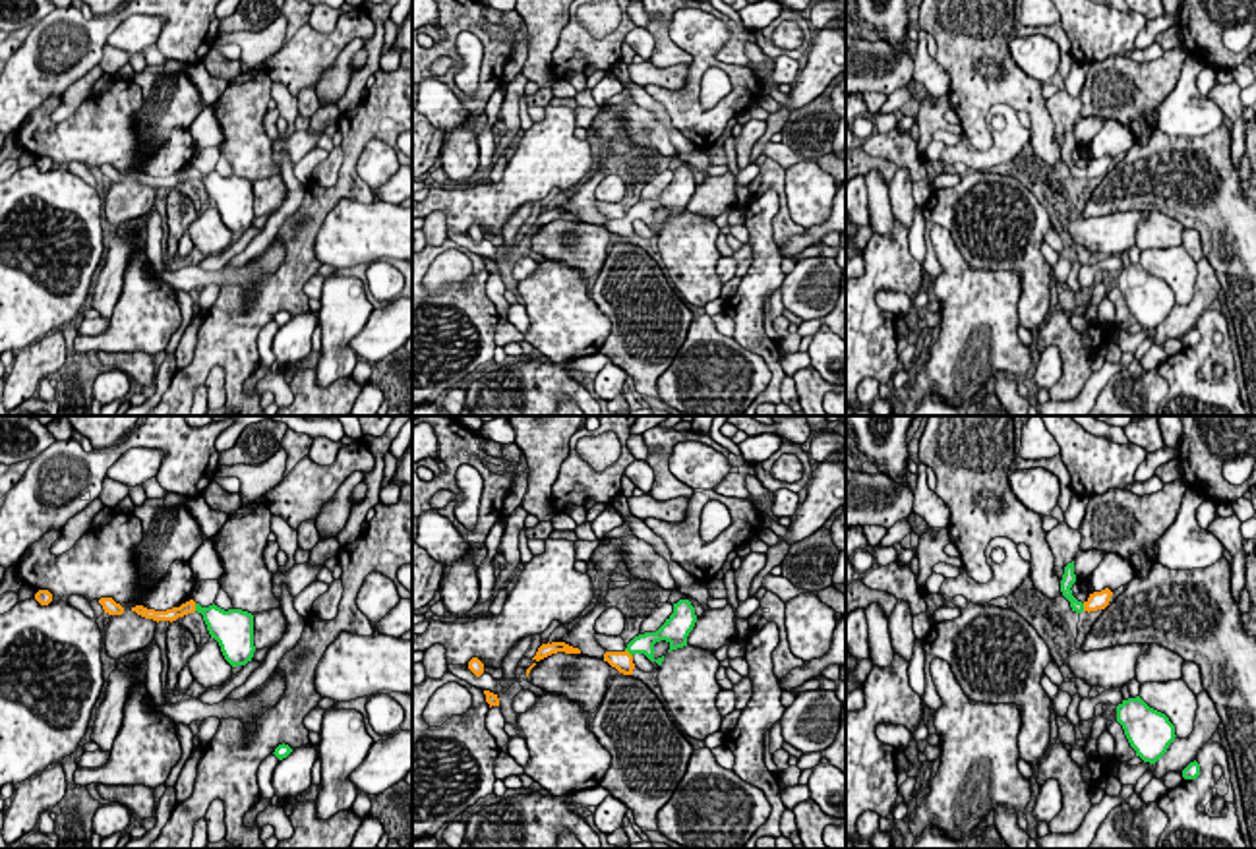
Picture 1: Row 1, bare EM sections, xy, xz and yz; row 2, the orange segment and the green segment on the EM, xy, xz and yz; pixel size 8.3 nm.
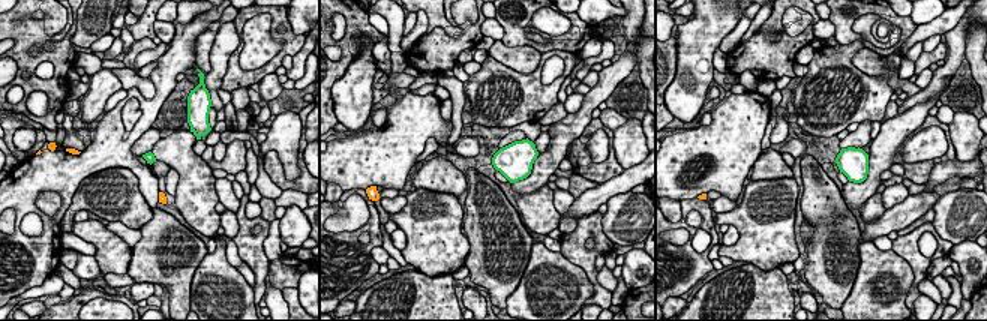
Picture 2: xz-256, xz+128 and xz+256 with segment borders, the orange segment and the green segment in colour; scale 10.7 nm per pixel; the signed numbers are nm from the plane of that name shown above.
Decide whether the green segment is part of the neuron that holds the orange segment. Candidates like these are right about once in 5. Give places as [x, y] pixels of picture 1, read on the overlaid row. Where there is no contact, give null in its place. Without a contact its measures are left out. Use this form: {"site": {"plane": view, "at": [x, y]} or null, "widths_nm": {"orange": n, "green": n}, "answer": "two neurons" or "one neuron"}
{"site": {"plane": "xy", "at": [194, 608]}, "widths_nm": {"orange": 100, "green": 220}, "answer": "one neuron"}

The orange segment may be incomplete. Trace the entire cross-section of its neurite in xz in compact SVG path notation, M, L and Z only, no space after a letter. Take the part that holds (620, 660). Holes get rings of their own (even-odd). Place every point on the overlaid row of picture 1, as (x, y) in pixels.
M679 600L677 603L673 603L673 613L656 632L644 632L635 636L623 652L606 652L604 661L608 661L623 675L633 675L635 654L644 654L650 661L662 665L664 656L658 659L654 658L654 644L666 640L670 644L668 652L687 646L687 636L693 630L695 623L695 607L689 600Z

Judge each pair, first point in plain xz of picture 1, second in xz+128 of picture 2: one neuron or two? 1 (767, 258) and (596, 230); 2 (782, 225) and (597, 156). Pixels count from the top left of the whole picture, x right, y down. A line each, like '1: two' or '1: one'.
1: one
2: two

